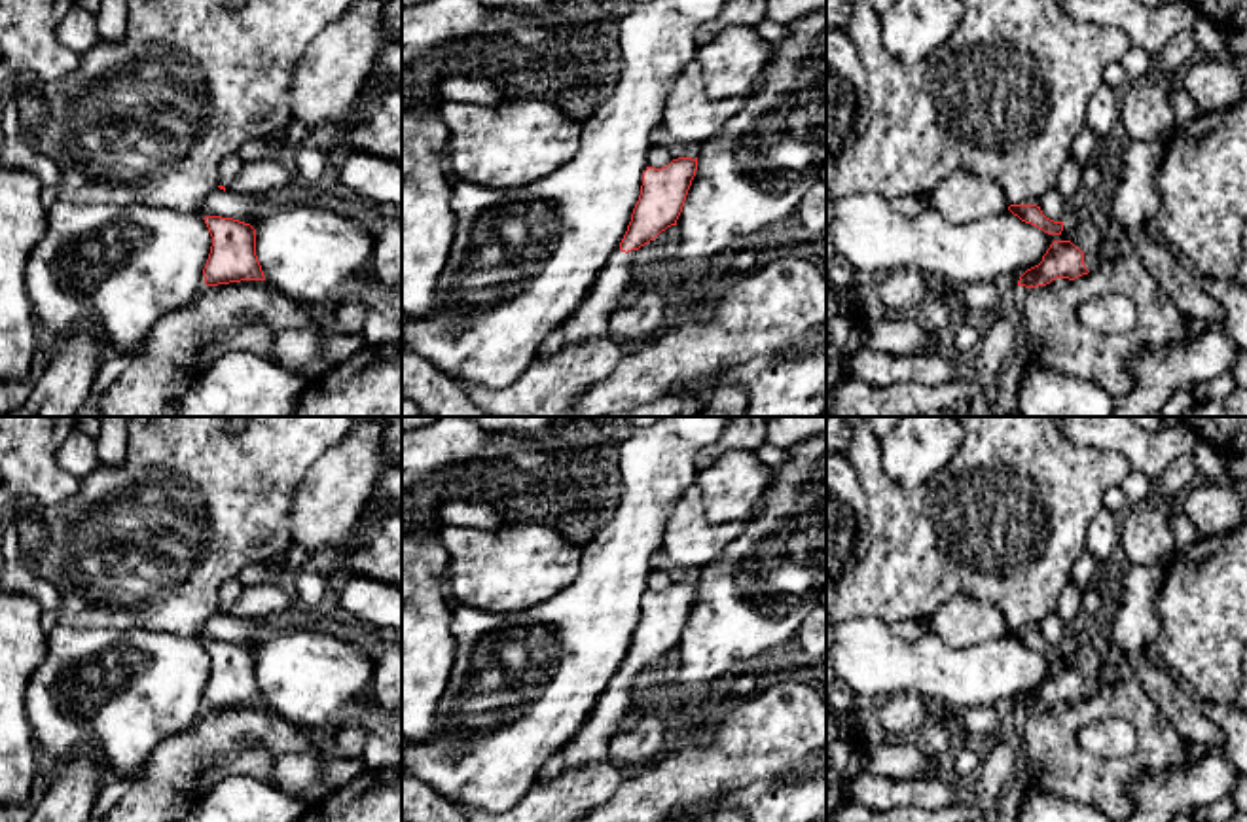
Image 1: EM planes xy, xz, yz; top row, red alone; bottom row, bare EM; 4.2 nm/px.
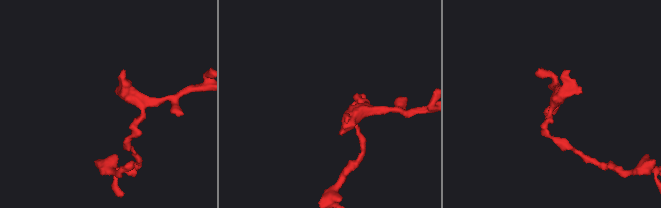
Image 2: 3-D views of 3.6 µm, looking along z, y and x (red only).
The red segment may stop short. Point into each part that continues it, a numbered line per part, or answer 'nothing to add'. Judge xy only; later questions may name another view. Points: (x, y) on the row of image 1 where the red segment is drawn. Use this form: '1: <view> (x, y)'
1: xy (230, 165)

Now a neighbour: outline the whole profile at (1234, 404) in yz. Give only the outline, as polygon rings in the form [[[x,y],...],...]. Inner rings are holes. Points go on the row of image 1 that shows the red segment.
[[[1236,388],[1224,398],[1196,402],[1181,417],[1247,417],[1247,388]]]

